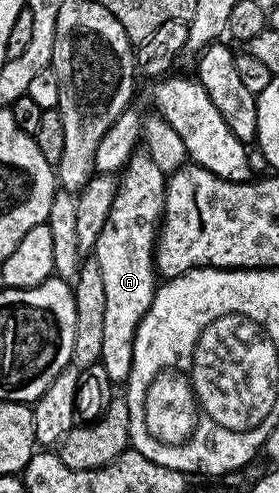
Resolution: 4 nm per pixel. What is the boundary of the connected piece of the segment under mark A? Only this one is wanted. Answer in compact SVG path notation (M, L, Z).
M131 156L117 177L116 198L92 253L92 259L100 266L100 275L104 277L104 294L108 301L108 306L104 306L101 364L108 372L108 378L118 386L125 385L132 370L134 335L144 314L148 314L148 306L152 306L154 291L160 283L154 266L154 245L166 211L167 179L167 173L162 172L150 156Z

